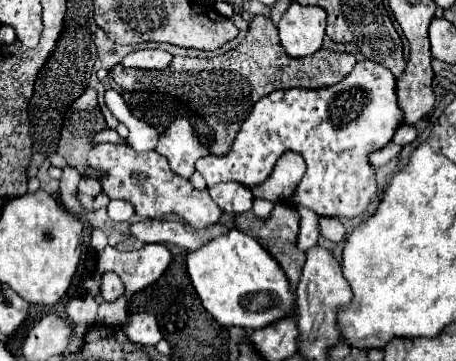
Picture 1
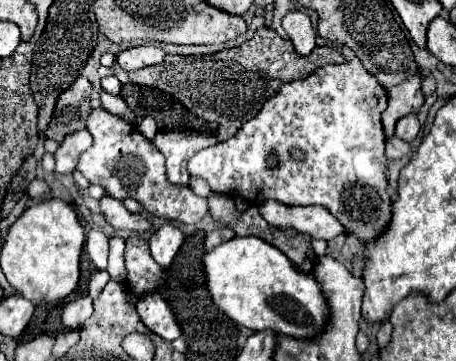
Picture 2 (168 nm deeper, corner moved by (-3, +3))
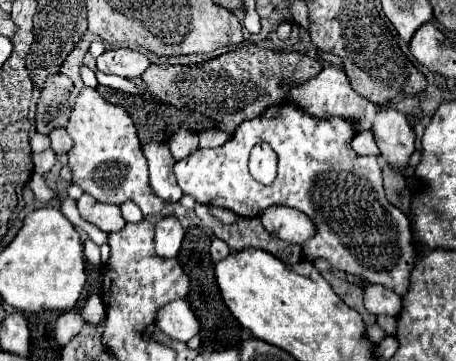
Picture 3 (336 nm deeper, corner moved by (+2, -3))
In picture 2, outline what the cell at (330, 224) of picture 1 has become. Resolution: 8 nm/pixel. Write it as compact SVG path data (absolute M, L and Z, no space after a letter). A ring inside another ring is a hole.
M266 200L258 208L262 218L278 228L296 228L298 232L312 238L322 238L326 242L344 234L338 218L334 218L322 206L286 206L276 200Z

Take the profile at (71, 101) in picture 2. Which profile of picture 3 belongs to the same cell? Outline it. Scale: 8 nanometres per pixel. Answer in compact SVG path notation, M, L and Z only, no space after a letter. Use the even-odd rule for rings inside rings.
M63 74L49 76L43 82L35 116L35 128L39 134L49 134L57 126L67 126L71 114L69 106L71 90L73 82Z

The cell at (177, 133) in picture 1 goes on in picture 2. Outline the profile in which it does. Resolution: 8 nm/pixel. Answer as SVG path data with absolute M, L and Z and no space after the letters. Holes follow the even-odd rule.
M174 128L166 132L158 132L154 138L154 146L164 154L166 158L166 174L172 184L188 184L190 174L186 172L188 160L204 150L206 146L212 146L216 136L210 134L198 134L188 128Z

